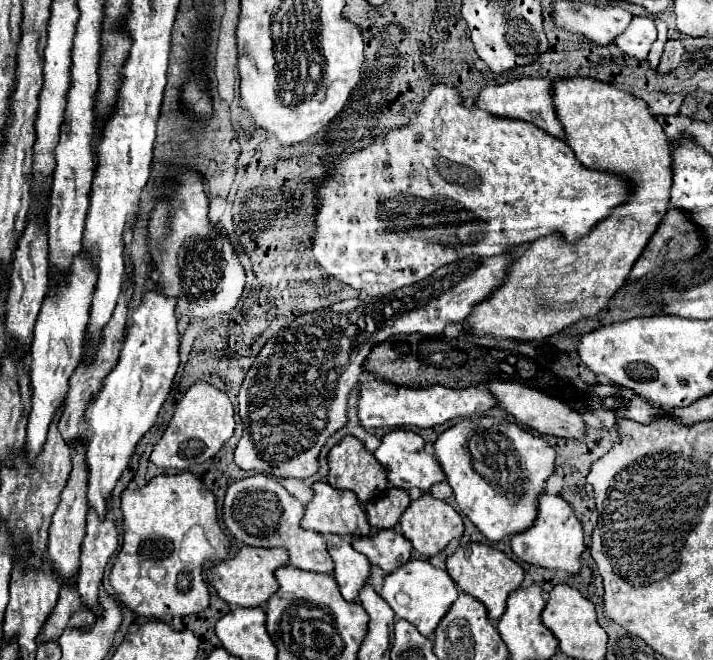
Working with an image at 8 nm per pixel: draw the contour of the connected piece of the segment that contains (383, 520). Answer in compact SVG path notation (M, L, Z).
M389 487L381 495L377 495L373 501L365 505L365 513L369 519L369 525L373 529L391 529L397 525L403 511L409 507L411 499L405 489Z

